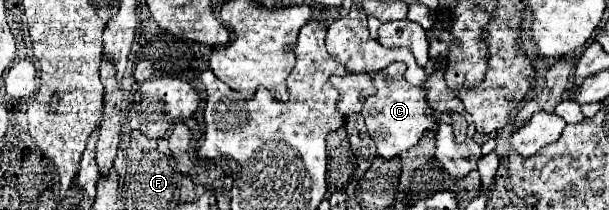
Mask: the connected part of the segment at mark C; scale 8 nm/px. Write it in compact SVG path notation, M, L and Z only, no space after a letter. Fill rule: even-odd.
M391 63L385 71L379 71L373 77L377 93L365 101L365 107L361 111L369 135L377 145L377 153L383 159L397 157L399 153L411 149L411 145L417 145L417 141L425 131L437 131L439 127L435 111L427 103L427 89L407 85L407 81L403 79L405 71L407 71L405 63Z

